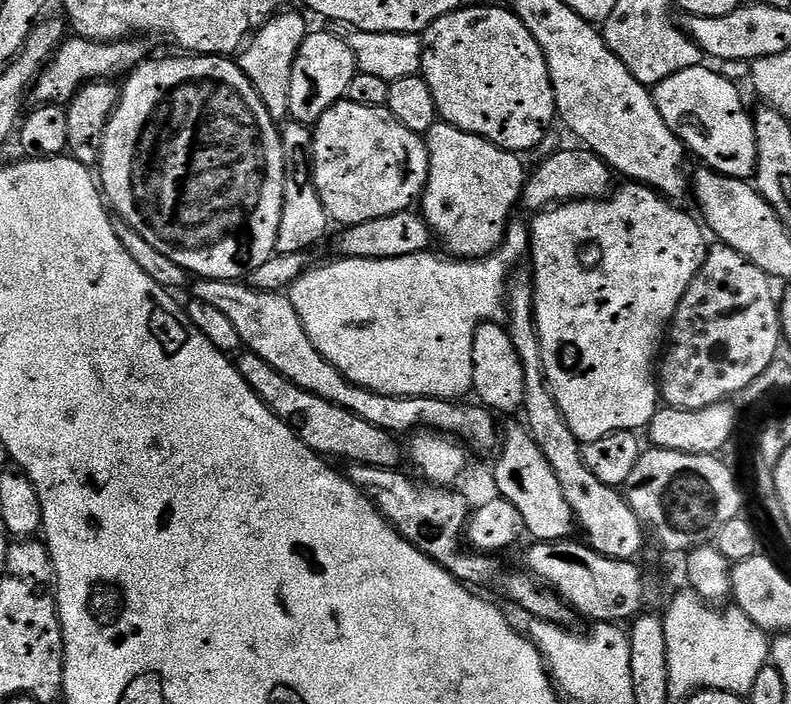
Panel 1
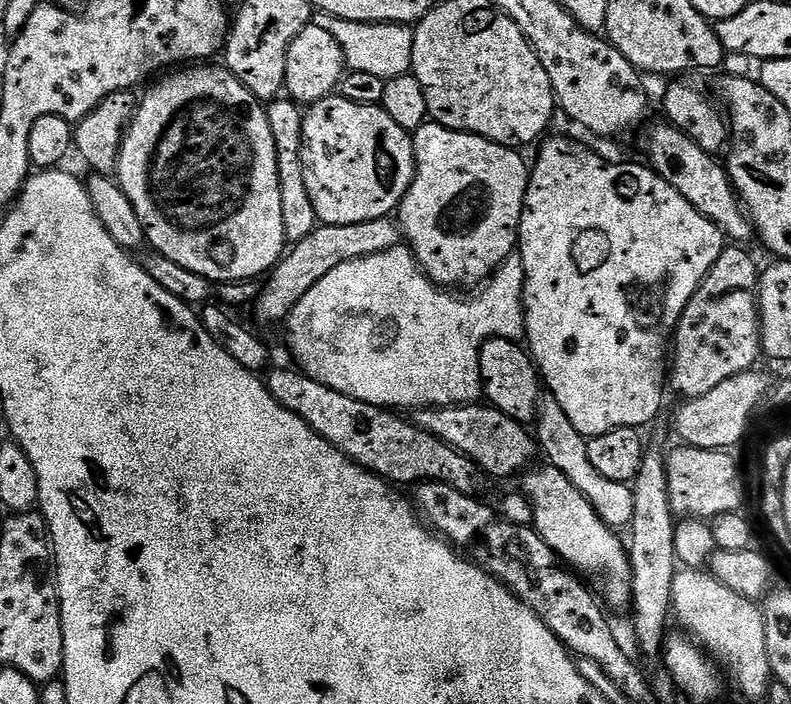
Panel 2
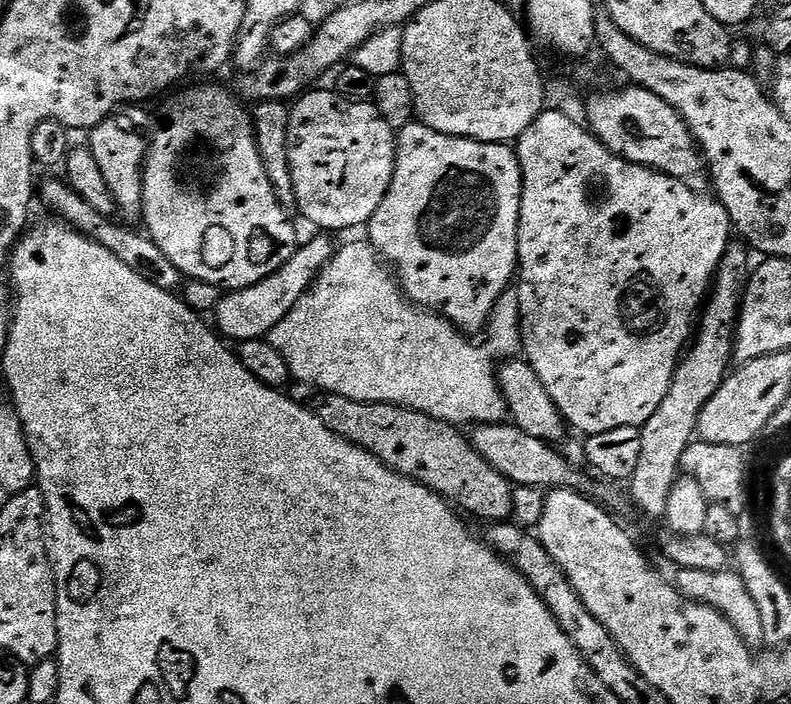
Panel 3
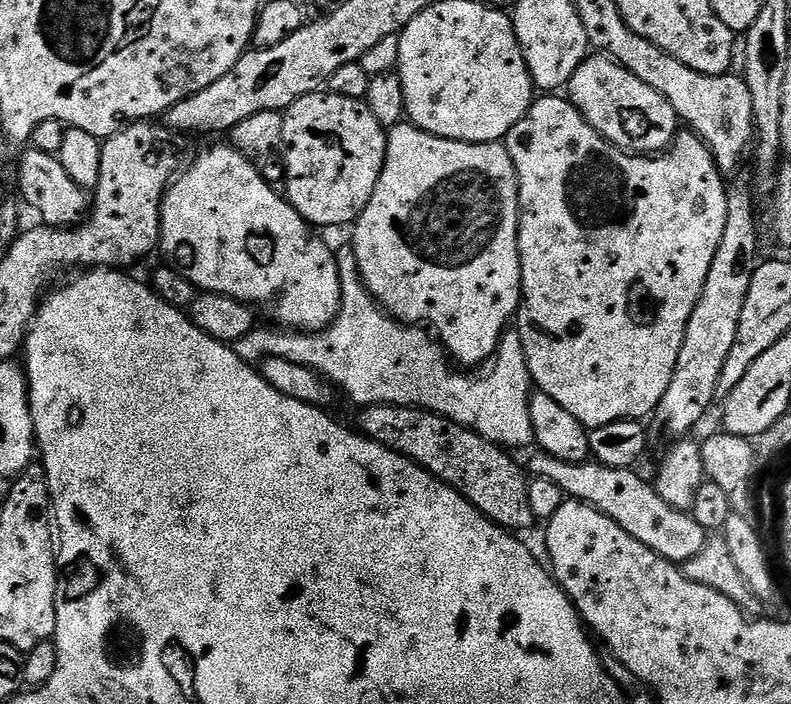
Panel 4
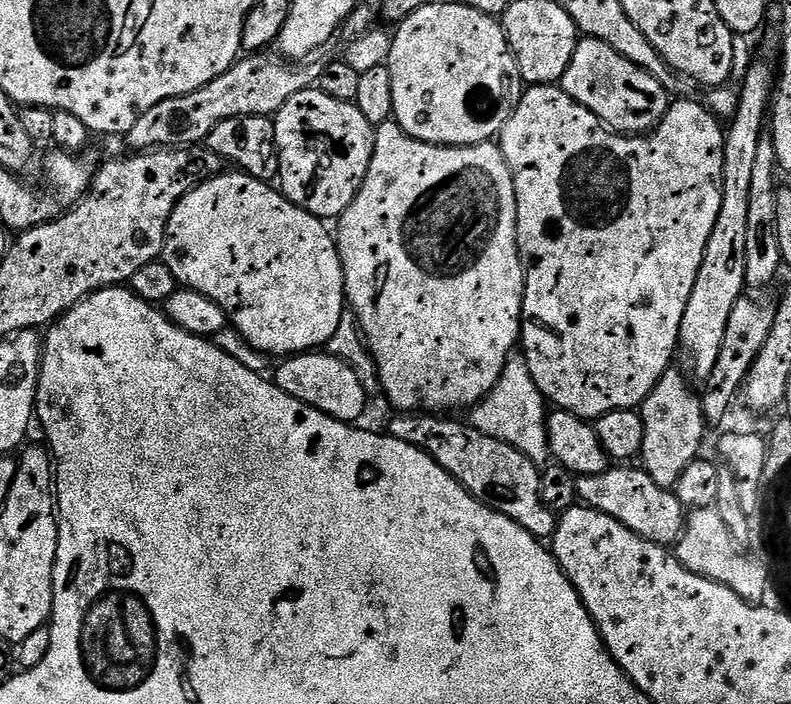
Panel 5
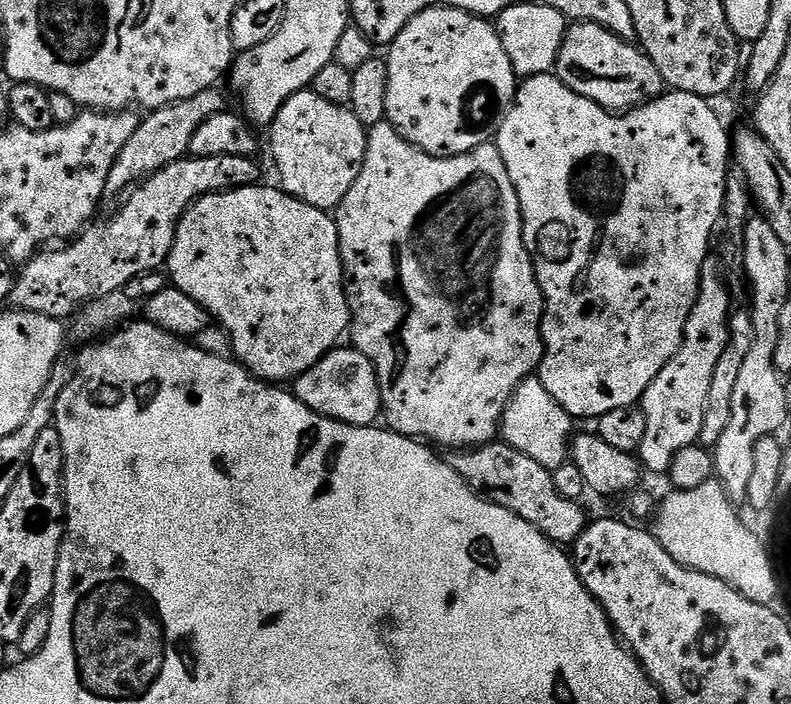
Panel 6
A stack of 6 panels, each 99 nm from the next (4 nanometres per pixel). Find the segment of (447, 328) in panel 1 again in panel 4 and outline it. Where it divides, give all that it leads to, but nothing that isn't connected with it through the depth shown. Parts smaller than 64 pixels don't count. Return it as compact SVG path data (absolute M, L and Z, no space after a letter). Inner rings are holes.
M344 250L344 253L341 251L336 261L340 271L340 312L327 328L320 331L297 331L281 330L276 326L262 329L263 327L257 326L250 334L236 341L234 347L238 358L249 362L259 362L265 356L286 358L286 362L291 364L314 369L329 384L339 391L341 388L354 403L360 404L359 406L399 404L401 408L425 408L428 412L444 416L458 426L469 428L471 432L476 432L491 444L498 444L505 450L528 447L531 449L535 445L534 428L530 422L530 398L534 385L519 332L505 331L494 359L481 371L485 372L481 376L472 376L476 374L469 374L453 366L448 353L423 327L409 326L389 316L373 300L364 287L356 259L350 250Z

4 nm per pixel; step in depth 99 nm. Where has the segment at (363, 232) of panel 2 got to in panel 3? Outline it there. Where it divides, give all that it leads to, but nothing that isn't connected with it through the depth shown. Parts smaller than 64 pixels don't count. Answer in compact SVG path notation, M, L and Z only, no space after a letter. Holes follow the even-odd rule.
M316 234L309 244L301 243L291 258L277 272L270 274L262 282L248 288L237 288L223 293L214 313L214 328L225 341L263 340L294 310L294 306L316 283L316 277L326 267L334 255L334 244L324 234Z

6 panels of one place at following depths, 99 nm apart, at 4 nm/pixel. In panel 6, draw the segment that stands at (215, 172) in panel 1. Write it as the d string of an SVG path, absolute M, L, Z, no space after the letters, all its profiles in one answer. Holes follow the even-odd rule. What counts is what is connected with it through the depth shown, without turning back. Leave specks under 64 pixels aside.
M253 186L251 188L231 188L228 192L211 192L209 196L203 196L201 200L196 201L191 208L188 209L187 214L180 219L180 225L176 231L176 237L174 238L174 246L170 250L168 255L168 262L166 265L167 275L170 277L171 283L178 290L182 290L182 294L190 294L190 298L194 298L194 302L198 302L201 306L208 311L209 317L217 325L223 327L224 331L227 332L228 338L232 343L232 355L239 363L243 364L249 372L258 380L265 382L284 382L280 380L288 380L288 382L294 382L297 378L302 375L306 370L310 370L310 366L314 366L321 360L321 358L332 351L333 348L337 347L341 343L340 335L347 333L350 328L350 321L352 319L352 310L348 307L348 289L346 287L346 277L344 274L344 263L340 257L340 235L336 229L335 219L325 209L315 208L310 206L306 202L296 200L293 196L288 195L287 192L281 190L279 187L276 188L260 188L261 186Z

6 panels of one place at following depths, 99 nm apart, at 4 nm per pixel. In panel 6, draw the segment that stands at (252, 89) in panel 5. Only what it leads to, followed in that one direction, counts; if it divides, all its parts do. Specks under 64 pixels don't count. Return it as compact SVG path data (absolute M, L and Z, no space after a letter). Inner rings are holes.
M219 87L207 88L194 98L186 98L182 102L174 102L165 108L149 111L141 119L138 130L134 130L130 142L122 146L122 154L118 154L114 166L110 166L110 178L106 178L104 187L105 197L120 195L123 197L136 185L158 174L158 170L170 166L175 160L183 160L189 155L190 140L197 133L198 126L202 126L206 118L225 111L226 104L224 104L224 96L220 91Z

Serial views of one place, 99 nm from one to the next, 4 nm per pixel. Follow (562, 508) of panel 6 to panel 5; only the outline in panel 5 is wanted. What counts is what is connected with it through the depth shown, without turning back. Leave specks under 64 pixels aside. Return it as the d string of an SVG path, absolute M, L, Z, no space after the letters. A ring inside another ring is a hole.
M396 414L393 417L386 428L387 435L402 442L410 442L410 446L418 446L423 452L428 452L430 458L434 458L434 462L438 462L438 466L442 466L442 470L451 474L471 496L478 498L483 504L489 504L494 511L506 514L506 518L518 522L518 526L522 526L537 540L551 541L556 532L558 516L542 502L541 469L530 458L526 458L526 454L514 450L514 446L506 442L498 442L498 438L490 438L482 434L477 428L472 427L471 423L459 424L456 418L445 418L440 414Z

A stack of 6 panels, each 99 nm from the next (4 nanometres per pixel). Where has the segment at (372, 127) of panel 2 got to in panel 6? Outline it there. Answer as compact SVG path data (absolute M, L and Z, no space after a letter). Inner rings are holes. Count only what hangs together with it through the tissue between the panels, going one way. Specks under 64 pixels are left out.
M310 90L296 92L285 102L282 110L278 110L270 125L270 131L272 131L272 160L276 163L276 172L280 175L279 183L283 191L315 208L325 210L339 208L346 194L350 194L350 186L358 182L358 174L364 165L368 145L368 133L364 124L358 122L351 107L334 106L334 102L326 102L326 98L318 98L318 94Z

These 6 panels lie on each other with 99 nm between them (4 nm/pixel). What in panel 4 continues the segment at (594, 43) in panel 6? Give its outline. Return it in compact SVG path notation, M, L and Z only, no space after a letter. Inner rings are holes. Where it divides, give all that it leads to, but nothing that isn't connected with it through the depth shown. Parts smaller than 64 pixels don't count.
M603 54L589 55L582 66L574 70L566 96L604 140L609 140L615 148L623 148L625 152L659 154L671 148L678 135L674 106L670 106L670 102L666 102L654 86L646 86L642 78L634 78L630 70Z

